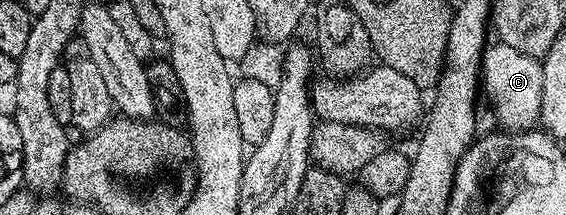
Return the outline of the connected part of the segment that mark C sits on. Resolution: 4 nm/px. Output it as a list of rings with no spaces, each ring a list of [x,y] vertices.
[[[495,41],[483,52],[481,68],[481,87],[491,98],[491,107],[495,110],[495,119],[507,133],[530,131],[540,122],[539,110],[541,85],[543,84],[543,65],[531,55],[513,49],[513,45]]]

